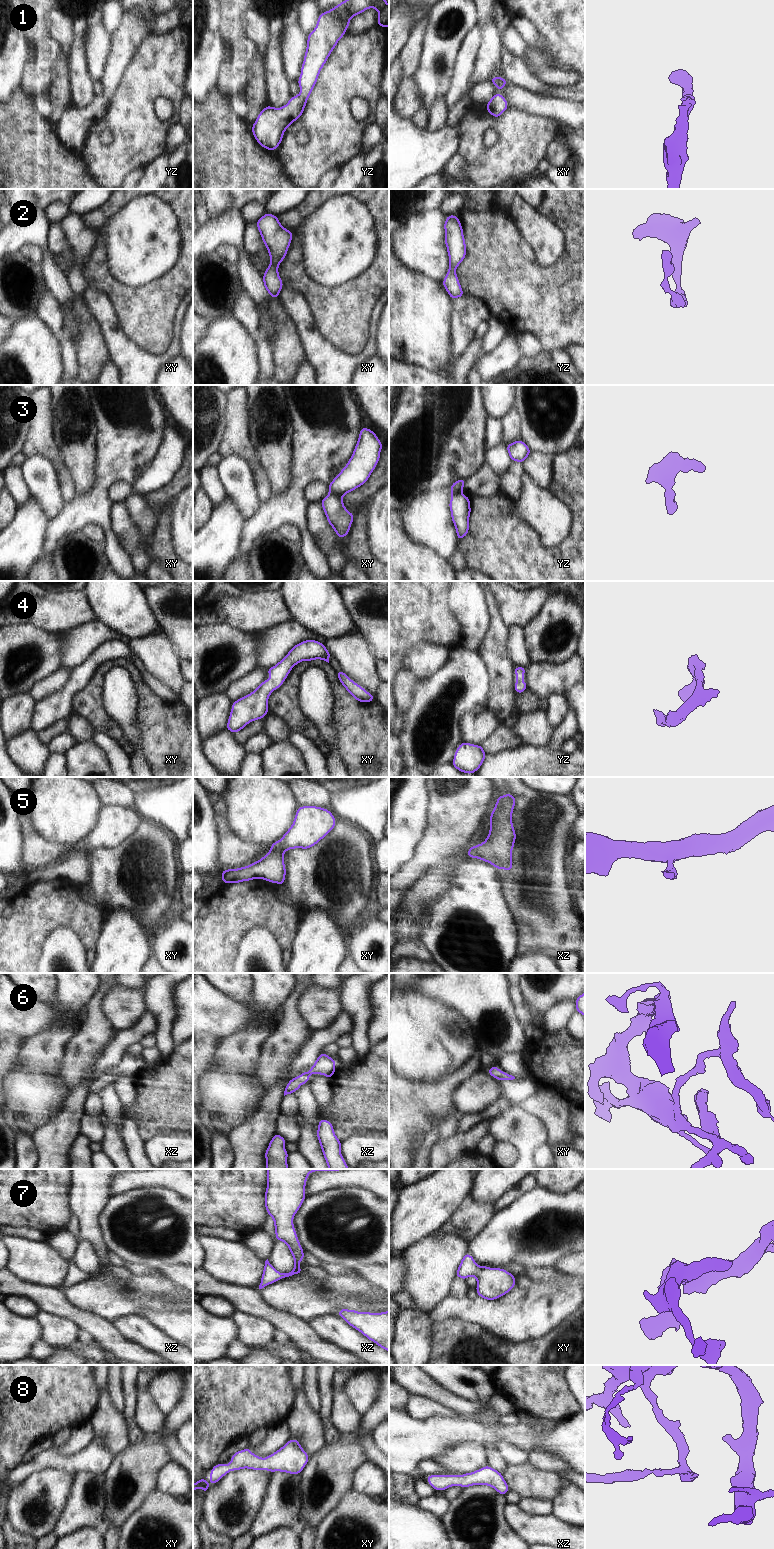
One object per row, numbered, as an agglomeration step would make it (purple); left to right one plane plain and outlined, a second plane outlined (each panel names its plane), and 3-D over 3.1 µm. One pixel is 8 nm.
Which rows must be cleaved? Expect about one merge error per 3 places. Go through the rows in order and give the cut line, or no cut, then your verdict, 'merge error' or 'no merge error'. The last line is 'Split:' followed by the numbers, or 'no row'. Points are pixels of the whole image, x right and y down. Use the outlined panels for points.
1: no cut | no merge error
2: no cut | no merge error
3: xy (330, 492), (341, 498) | merge error
4: no cut | no merge error
5: no cut | no merge error
6: no cut | no merge error
7: no cut | no merge error
8: no cut | no merge error
Split: 3

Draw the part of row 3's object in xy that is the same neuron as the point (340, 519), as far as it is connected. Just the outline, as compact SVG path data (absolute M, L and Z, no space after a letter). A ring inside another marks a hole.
M329 493L321 500L321 504L328 523L332 526L337 536L339 538L348 536L354 520L354 514L345 508L342 498Z

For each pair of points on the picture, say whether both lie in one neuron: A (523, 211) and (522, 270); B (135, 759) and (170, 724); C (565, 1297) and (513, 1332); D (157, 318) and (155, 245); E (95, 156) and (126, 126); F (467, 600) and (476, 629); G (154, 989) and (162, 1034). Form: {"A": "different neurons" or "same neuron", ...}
{"A": "different neurons", "B": "different neurons", "C": "same neuron", "D": "different neurons", "E": "same neuron", "F": "same neuron", "G": "same neuron"}

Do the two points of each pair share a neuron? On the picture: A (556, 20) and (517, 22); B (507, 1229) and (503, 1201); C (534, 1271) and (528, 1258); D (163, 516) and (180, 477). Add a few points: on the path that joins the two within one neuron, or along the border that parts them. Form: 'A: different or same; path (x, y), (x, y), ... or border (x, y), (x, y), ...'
A: different; border (510, 17), (525, 17), (543, 40)
B: different; border (523, 1194), (495, 1212)
C: different; border (552, 1266), (524, 1267)
D: same; path (164, 506), (164, 497), (174, 487)

